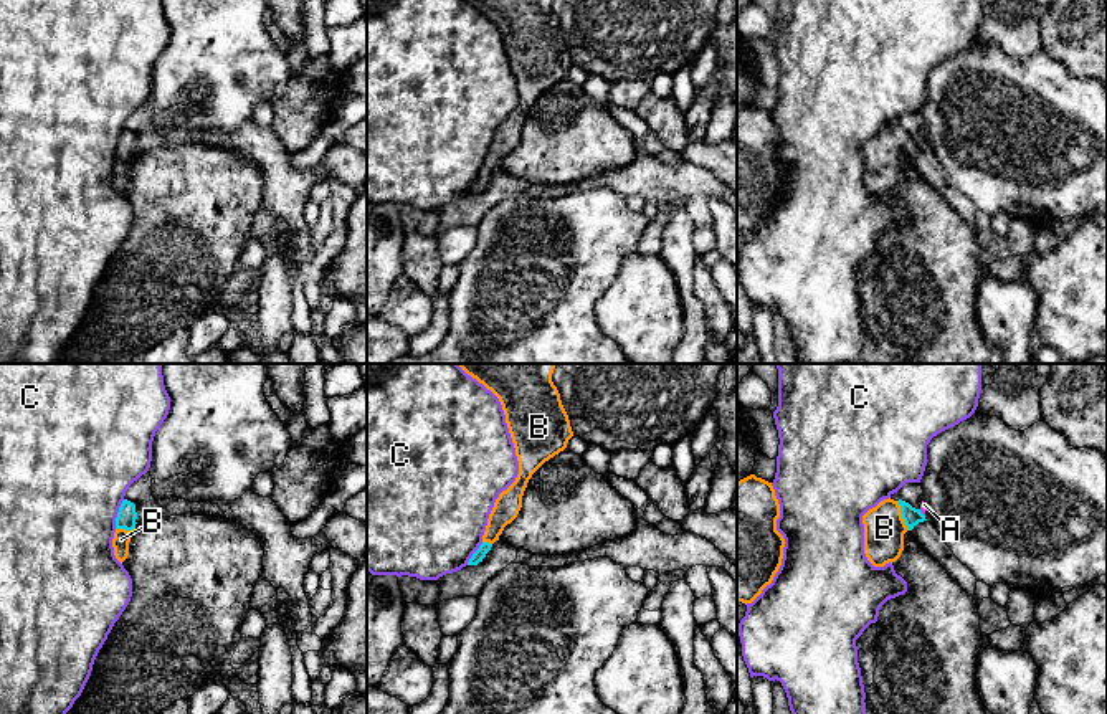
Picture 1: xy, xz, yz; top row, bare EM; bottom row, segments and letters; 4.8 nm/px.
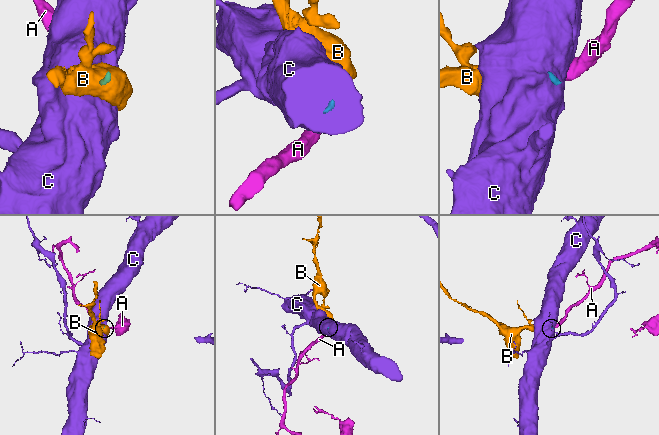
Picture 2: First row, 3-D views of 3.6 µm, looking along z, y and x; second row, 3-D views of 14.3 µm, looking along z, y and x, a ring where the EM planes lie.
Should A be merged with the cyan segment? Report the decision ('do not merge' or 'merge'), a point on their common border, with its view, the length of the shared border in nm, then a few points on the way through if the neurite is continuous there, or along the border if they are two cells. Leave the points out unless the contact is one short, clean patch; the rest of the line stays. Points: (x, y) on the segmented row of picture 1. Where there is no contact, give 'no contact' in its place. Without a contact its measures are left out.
merge; contact yz (921, 513); length 50 nm; way yz (911, 516), (921, 513), (924, 504)

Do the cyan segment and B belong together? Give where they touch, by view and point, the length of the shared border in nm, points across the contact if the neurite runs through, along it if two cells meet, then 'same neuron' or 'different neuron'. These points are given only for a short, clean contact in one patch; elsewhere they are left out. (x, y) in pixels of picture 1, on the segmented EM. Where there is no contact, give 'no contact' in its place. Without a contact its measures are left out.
yz (902, 516) | 160 nm | across yz (911, 516), (902, 516), (894, 518), (884, 528) | same neuron

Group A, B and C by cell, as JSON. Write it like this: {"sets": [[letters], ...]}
{"sets": [["A", "B"], ["C"]]}

